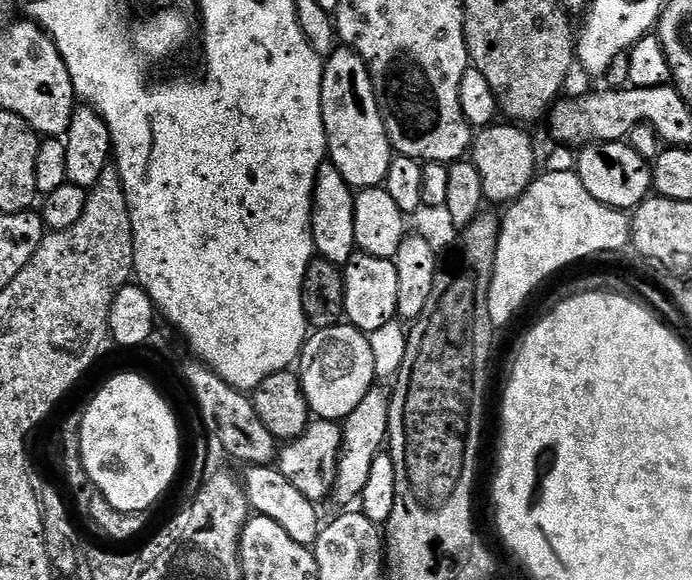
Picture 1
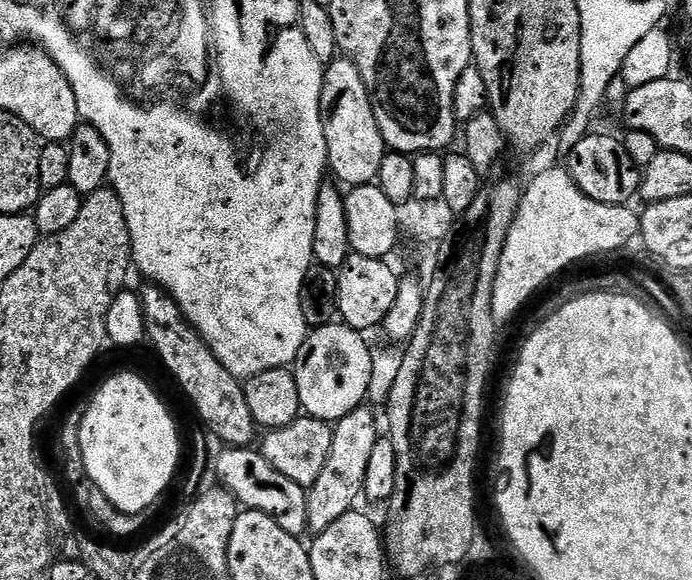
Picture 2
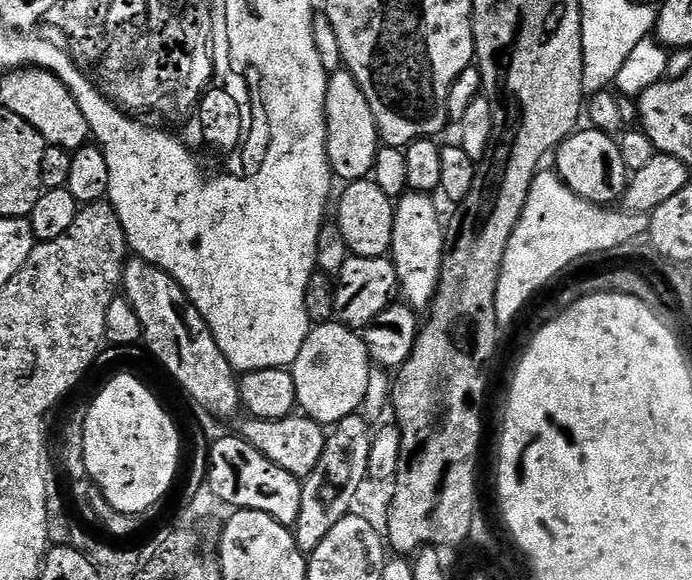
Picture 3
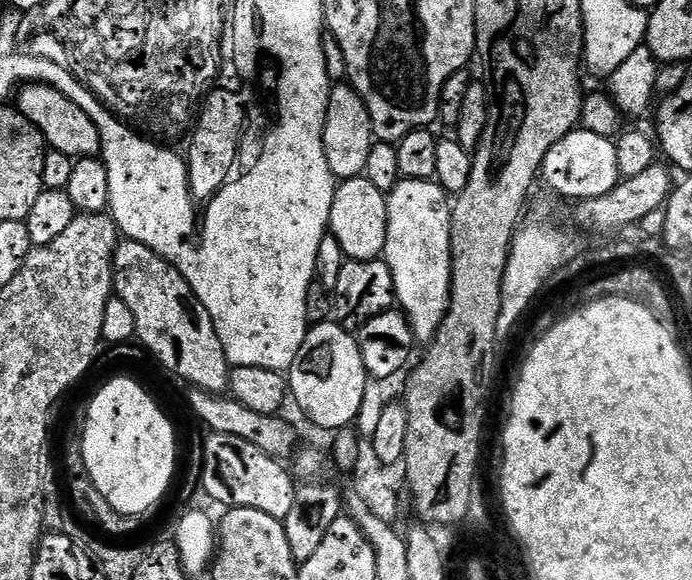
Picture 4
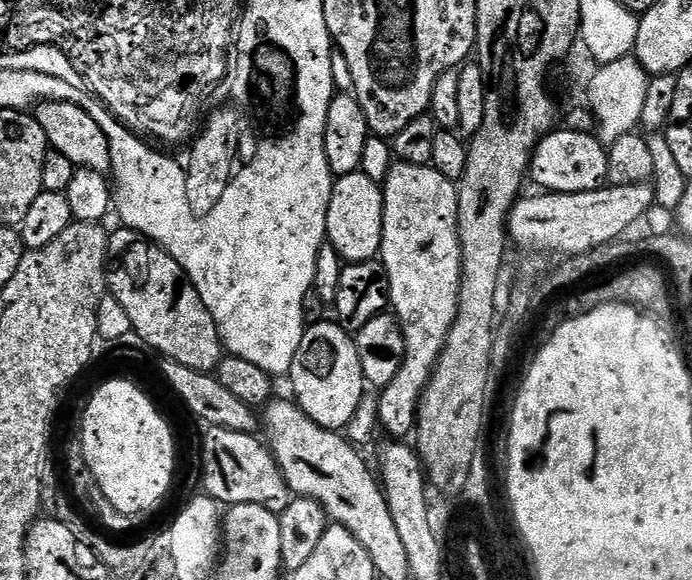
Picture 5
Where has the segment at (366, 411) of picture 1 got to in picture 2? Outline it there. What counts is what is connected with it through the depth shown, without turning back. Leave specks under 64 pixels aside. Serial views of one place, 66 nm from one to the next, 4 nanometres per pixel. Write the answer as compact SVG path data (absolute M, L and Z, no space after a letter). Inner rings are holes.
M368 406L355 408L346 418L335 421L330 444L330 458L326 458L326 466L318 476L318 482L308 493L308 532L318 534L342 514L353 511L357 507L356 499L361 499L366 482L366 466L370 466L370 453L382 438L382 428L376 425L376 416Z

